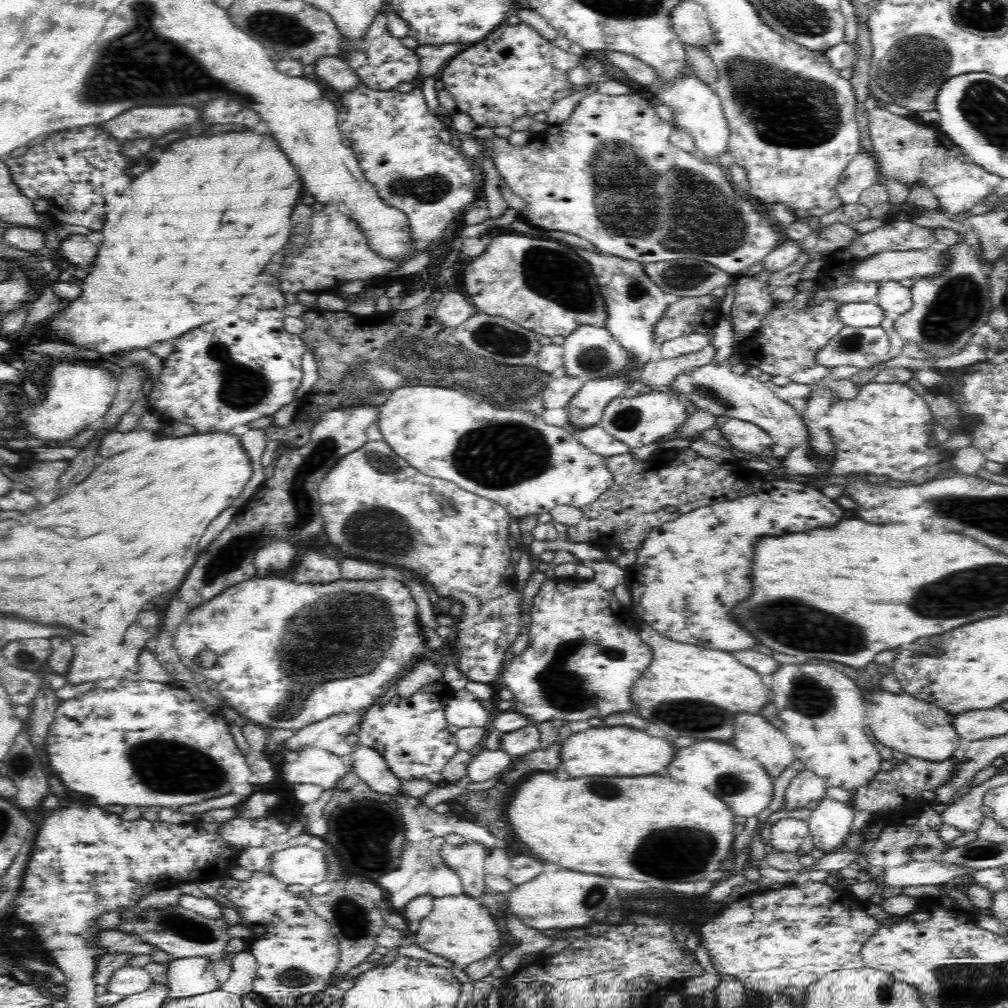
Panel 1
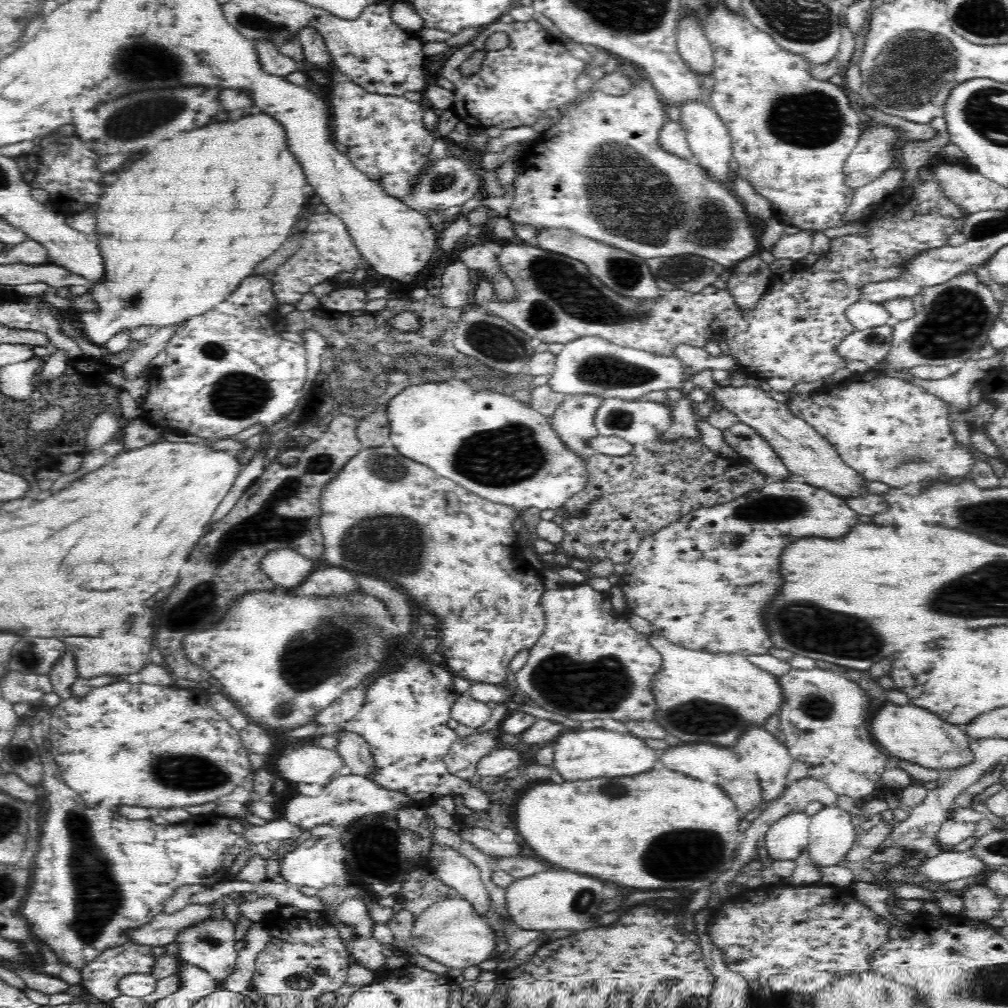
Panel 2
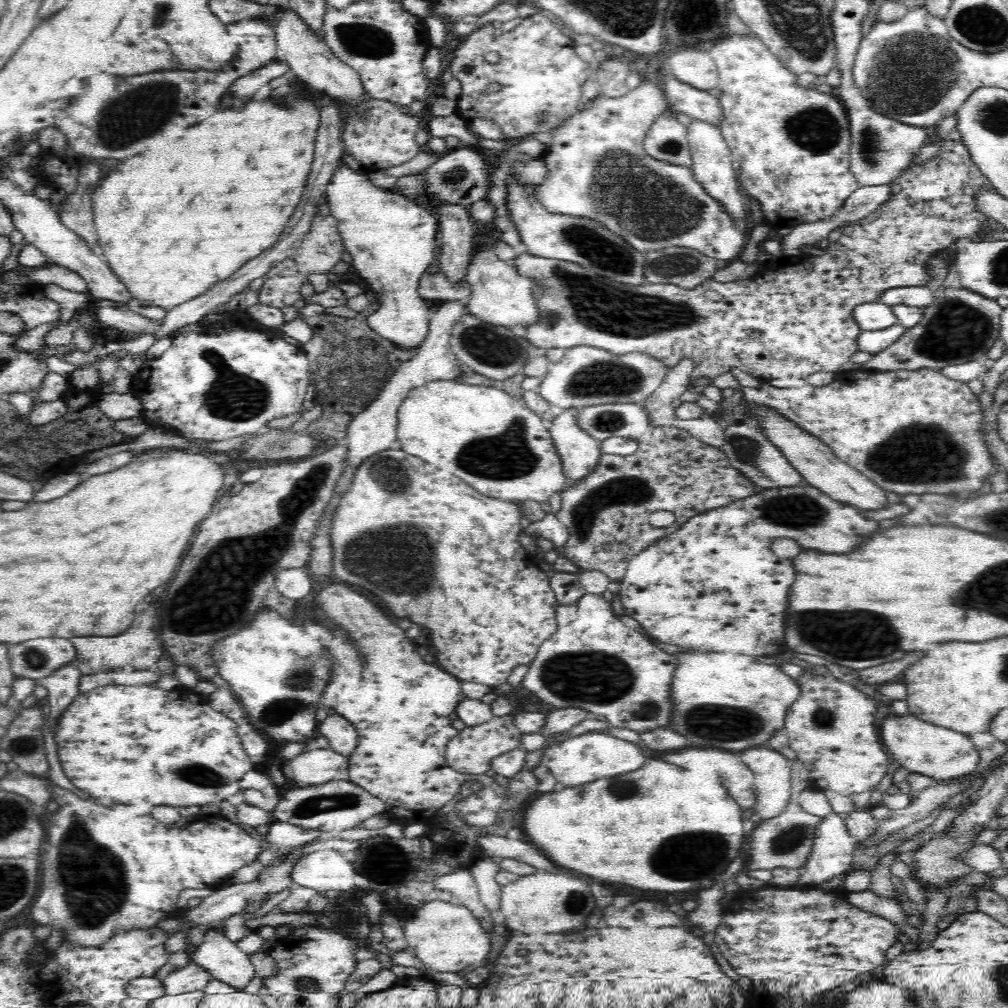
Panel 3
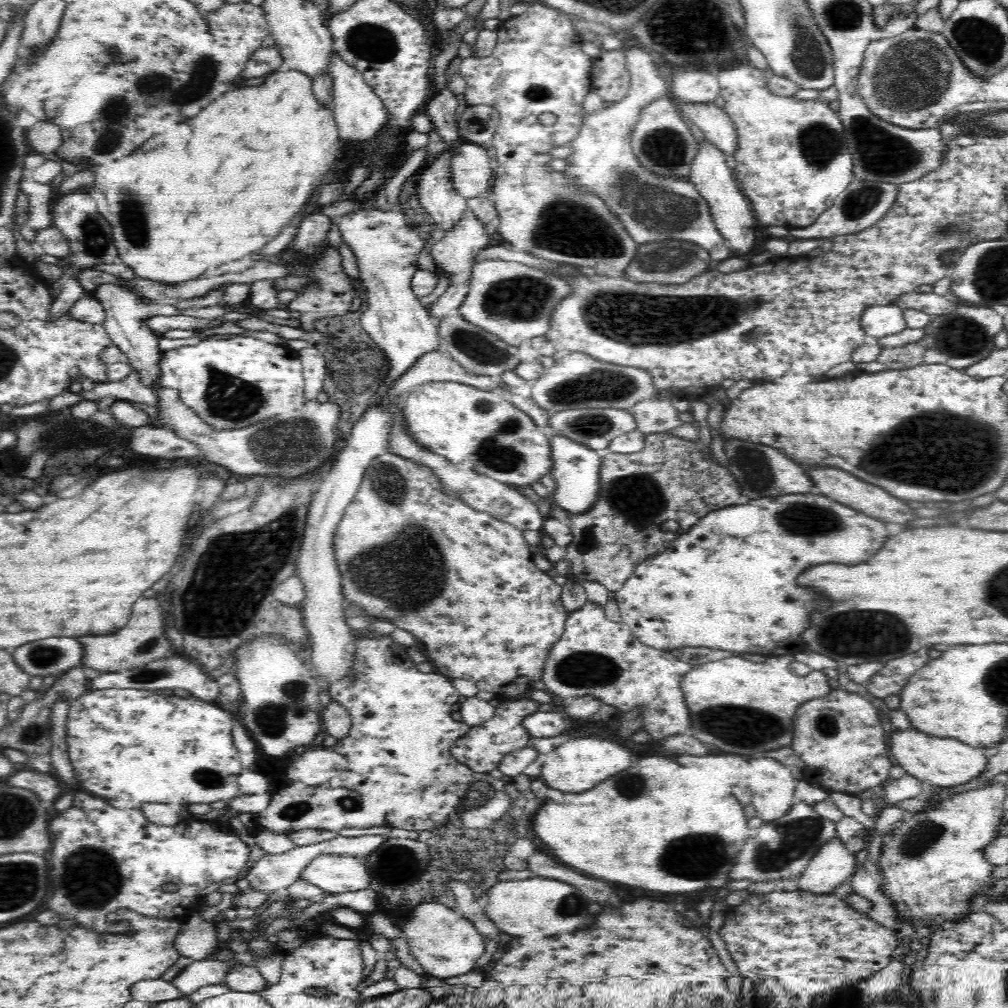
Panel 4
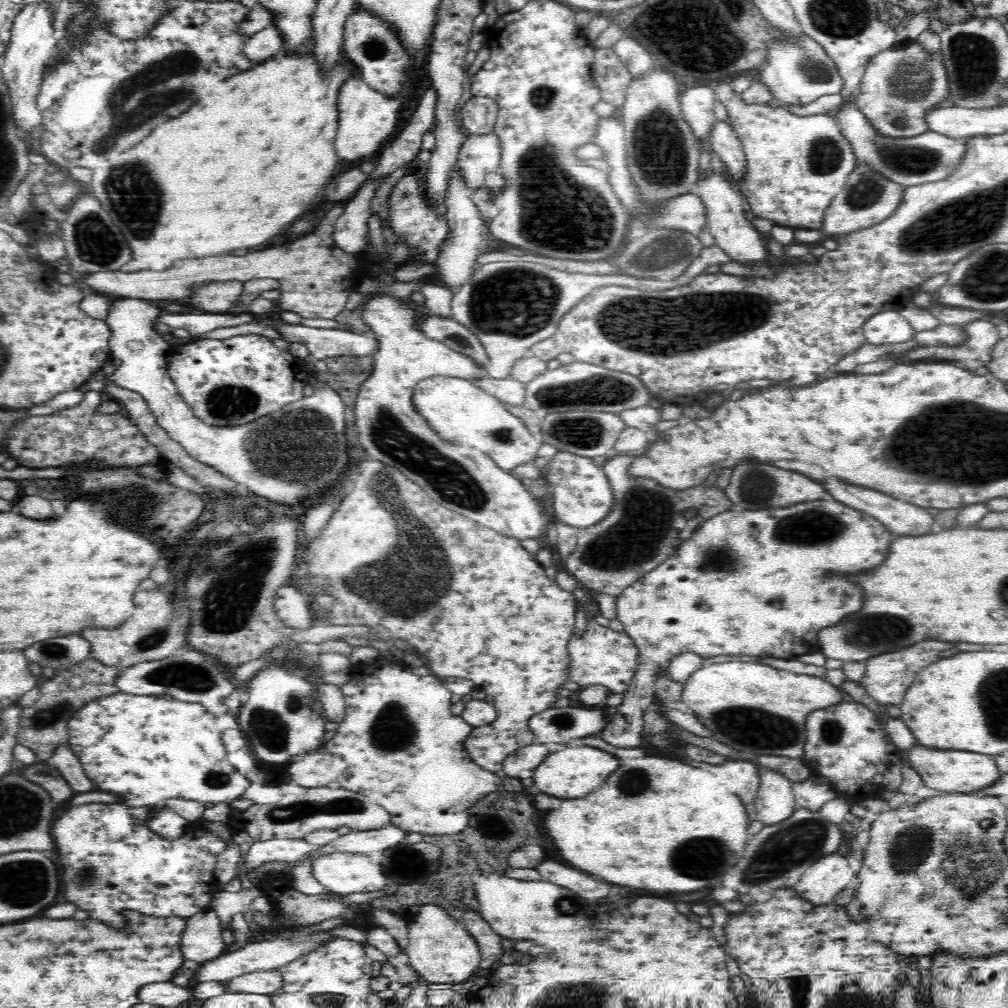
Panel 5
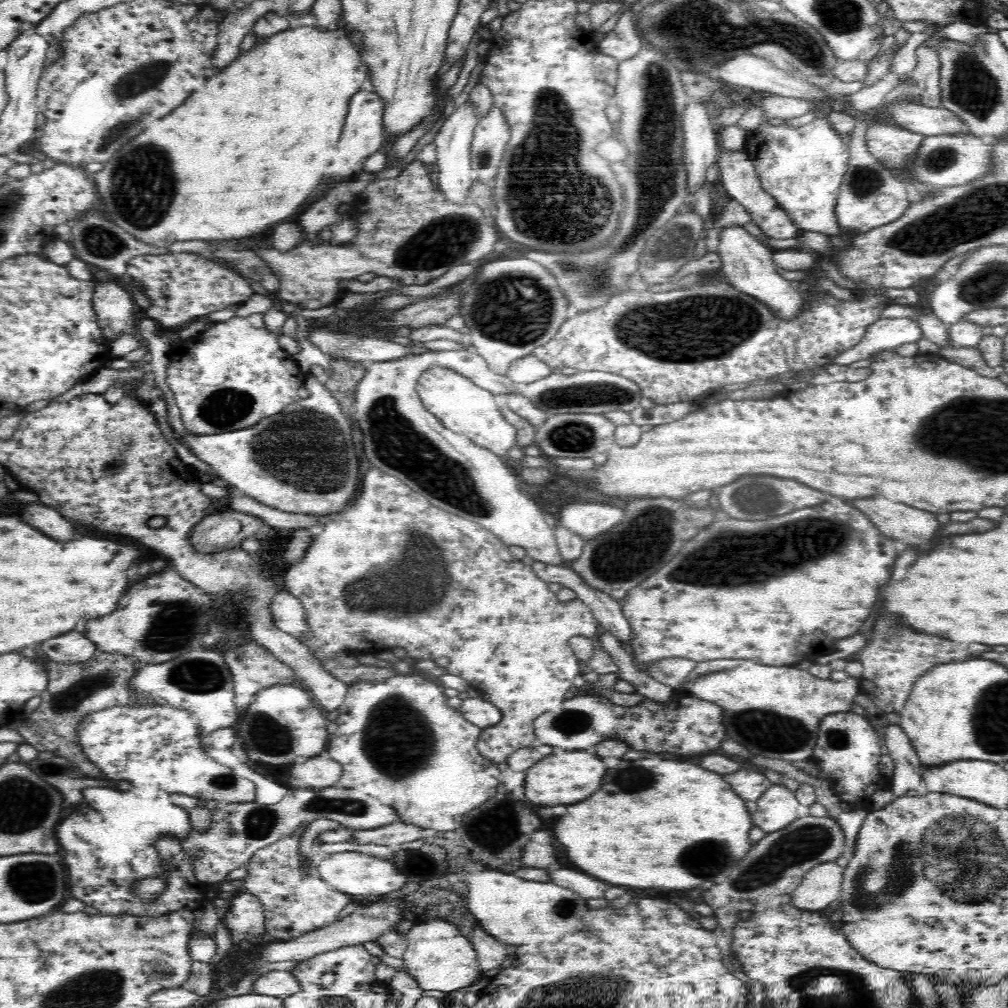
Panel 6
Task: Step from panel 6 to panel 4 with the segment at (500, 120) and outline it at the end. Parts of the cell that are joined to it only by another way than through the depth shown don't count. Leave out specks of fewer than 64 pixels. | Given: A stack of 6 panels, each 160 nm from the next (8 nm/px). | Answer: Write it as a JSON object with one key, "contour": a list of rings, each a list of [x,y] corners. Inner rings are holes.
{"contour":[[[464,142],[450,159],[453,187],[465,199],[489,194],[494,171],[493,154],[484,145]]]}

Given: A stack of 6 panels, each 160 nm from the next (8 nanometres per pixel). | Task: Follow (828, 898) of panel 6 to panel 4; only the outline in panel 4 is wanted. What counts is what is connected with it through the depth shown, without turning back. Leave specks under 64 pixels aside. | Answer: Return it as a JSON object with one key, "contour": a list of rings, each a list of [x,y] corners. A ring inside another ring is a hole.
{"contour":[[[837,836],[831,838],[816,852],[806,870],[794,879],[798,882],[798,889],[814,894],[832,893],[854,874],[855,856]]]}

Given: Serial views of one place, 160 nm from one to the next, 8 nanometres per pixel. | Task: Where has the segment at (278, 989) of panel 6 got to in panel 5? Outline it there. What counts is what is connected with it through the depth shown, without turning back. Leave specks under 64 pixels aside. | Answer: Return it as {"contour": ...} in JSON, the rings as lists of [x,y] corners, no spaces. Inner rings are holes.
{"contour":[[[278,969],[256,971],[228,981],[228,990],[262,995],[271,995],[282,988],[283,976]]]}

